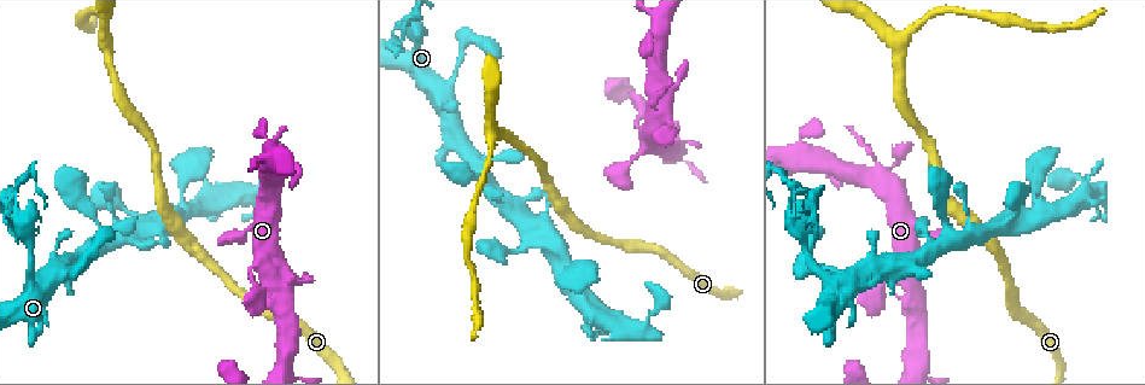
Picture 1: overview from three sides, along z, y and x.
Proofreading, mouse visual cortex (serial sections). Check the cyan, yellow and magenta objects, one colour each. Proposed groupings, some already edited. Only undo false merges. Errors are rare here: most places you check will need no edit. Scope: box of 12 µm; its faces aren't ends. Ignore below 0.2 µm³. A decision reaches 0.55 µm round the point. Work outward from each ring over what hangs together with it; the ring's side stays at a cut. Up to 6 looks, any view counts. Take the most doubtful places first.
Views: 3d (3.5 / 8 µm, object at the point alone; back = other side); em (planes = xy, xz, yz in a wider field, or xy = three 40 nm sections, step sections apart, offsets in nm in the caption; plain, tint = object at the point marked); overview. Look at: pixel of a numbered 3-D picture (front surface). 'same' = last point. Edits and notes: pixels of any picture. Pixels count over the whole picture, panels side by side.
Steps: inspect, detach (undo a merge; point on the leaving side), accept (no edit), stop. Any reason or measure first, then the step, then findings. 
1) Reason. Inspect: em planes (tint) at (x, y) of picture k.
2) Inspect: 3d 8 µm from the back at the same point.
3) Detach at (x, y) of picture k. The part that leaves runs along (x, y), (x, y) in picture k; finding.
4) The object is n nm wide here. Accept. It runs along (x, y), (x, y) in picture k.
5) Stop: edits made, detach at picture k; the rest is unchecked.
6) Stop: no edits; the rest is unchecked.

Thick turns thin. Inspect: 3d 3.5 µm at (16, 219) of picture 1.

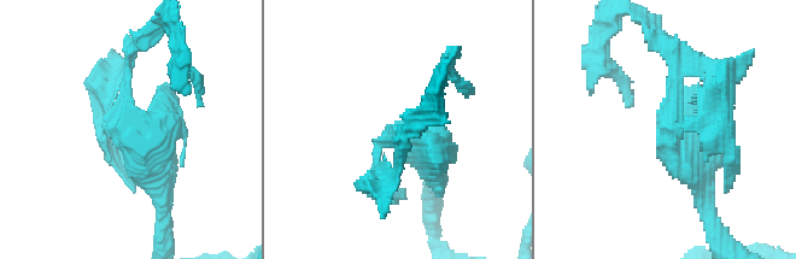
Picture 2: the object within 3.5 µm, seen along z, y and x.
Need the tissue. Inspect: em xy step 5 (tint) at (395, 128) of picture 2.

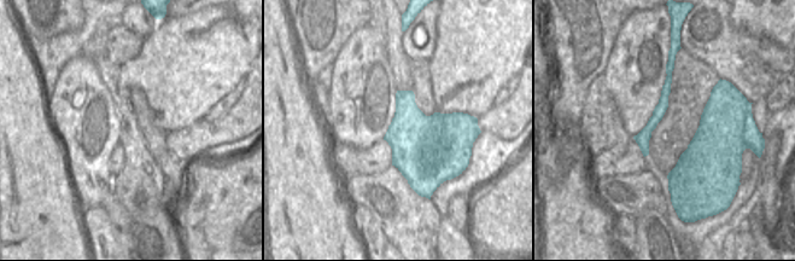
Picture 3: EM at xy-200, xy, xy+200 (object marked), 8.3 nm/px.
Inspect: em xy step 2 (tint) at the same point.

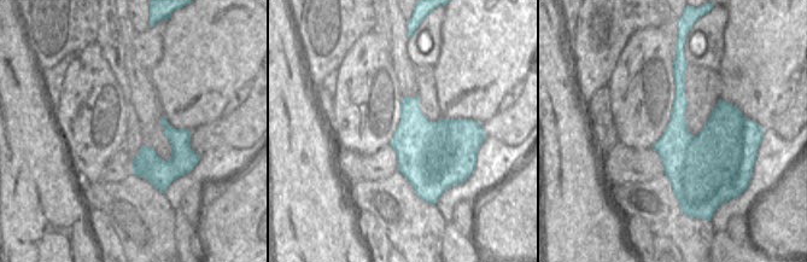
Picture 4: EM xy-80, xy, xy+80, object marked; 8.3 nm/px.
Detach at (97, 116) of picture 2. The part that leaves runs along (128, 76), (132, 47), (151, 31) in picture 2; two cells meet here.

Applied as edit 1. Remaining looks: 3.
Sudden change in width. Inspect: 3d 3.5 µm at (492, 150) of picture 1.

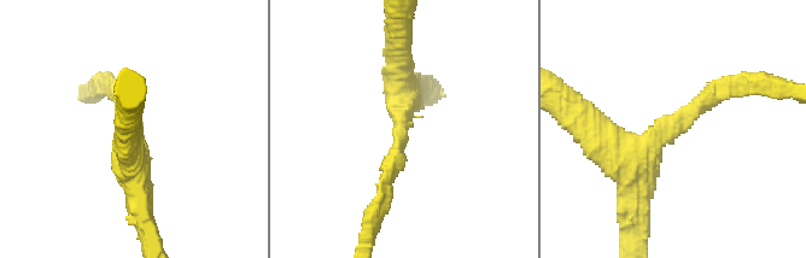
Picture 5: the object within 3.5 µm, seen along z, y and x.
The arms are 200, 400 nm wide; now the EM. Inspect: em xy step 2 (tint) at (678, 117) of picture 5.

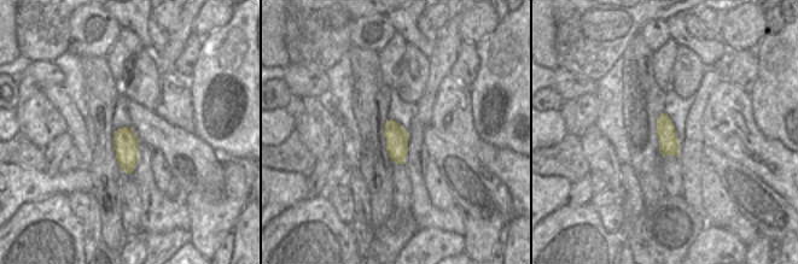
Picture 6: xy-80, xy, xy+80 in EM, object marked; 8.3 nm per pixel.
The object is 180 nm wide here. Accept. It runs along (634, 181), (661, 133), (745, 84) in picture 5; all the same cell.

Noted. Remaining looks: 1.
Inspect: 3d 3.5 µm at (642, 326) of picture 1.

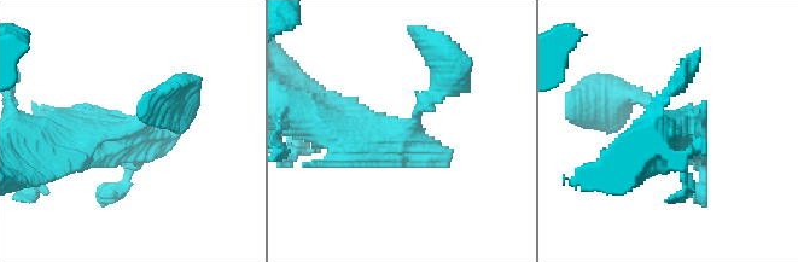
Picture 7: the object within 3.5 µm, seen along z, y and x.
Accept. It runs along (331, 126), (390, 145), (446, 80) in picture 7; all the same cell.

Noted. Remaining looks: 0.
Stop: edits made, detach at picture 2; the rest is unchecked.

